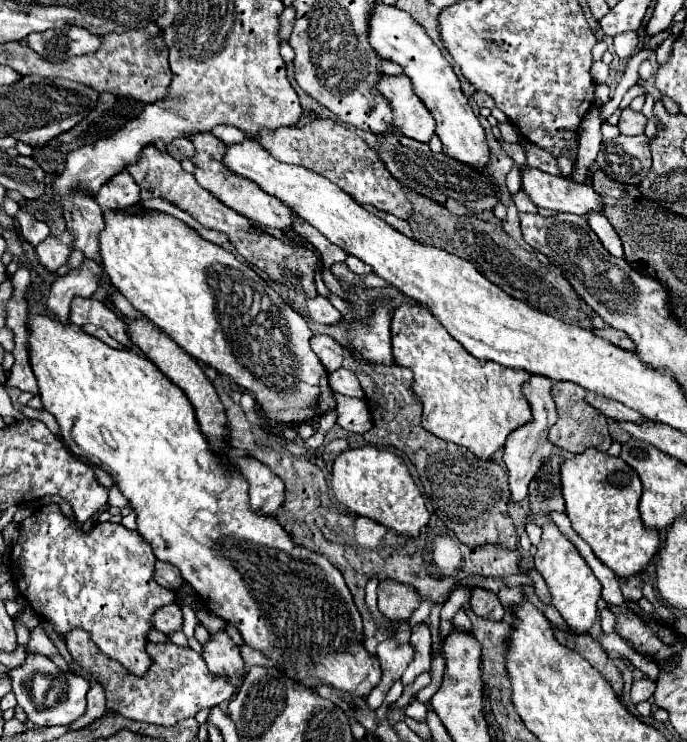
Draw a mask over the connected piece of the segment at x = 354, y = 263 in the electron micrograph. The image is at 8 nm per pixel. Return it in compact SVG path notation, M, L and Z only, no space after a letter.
M348 256L344 264L346 264L354 274L370 274L370 272L372 272L372 266L364 264L364 262L362 262L360 258L356 258L356 256Z

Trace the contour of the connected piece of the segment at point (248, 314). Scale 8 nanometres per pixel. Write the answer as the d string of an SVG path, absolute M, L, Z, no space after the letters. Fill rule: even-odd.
M106 210L104 222L106 226L100 232L102 266L118 292L190 356L214 366L220 374L228 374L238 386L252 392L268 420L296 424L336 406L332 388L328 386L328 372L310 348L312 332L308 322L296 314L252 266L240 262L222 246L204 240L186 222L166 212L132 218L132 214L120 214L120 210Z

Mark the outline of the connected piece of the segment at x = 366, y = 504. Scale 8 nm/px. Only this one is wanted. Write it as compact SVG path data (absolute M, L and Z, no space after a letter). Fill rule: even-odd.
M376 446L342 452L334 460L332 490L336 500L344 504L350 512L358 516L368 516L404 536L418 536L420 528L426 526L430 518L430 512L406 462L398 454L380 450Z

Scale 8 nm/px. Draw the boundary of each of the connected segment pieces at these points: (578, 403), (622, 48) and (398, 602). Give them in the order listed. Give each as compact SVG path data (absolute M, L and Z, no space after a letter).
M554 382L552 386L552 396L558 408L558 422L550 428L548 438L554 446L560 446L572 454L580 454L586 448L596 448L606 452L612 444L612 438L608 434L608 418L600 414L594 406L588 406L584 402L584 390L582 386L576 386L574 382Z
M627 31L624 34L618 34L618 36L614 36L614 52L619 58L630 58L634 52L636 52L636 48L638 48L638 34L634 31Z
M380 582L378 584L378 608L392 622L406 622L412 612L420 606L420 596L400 582Z

